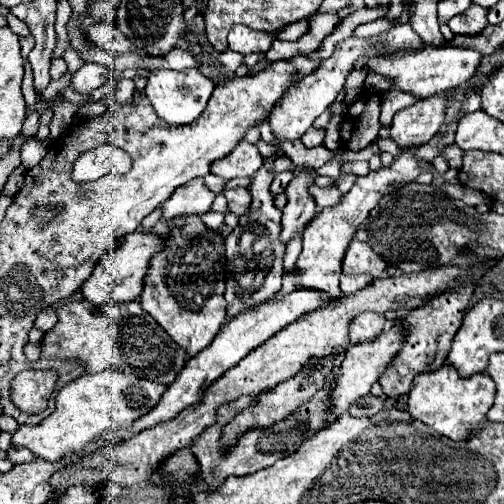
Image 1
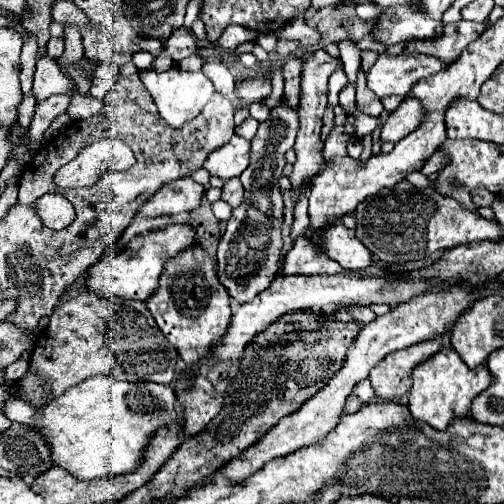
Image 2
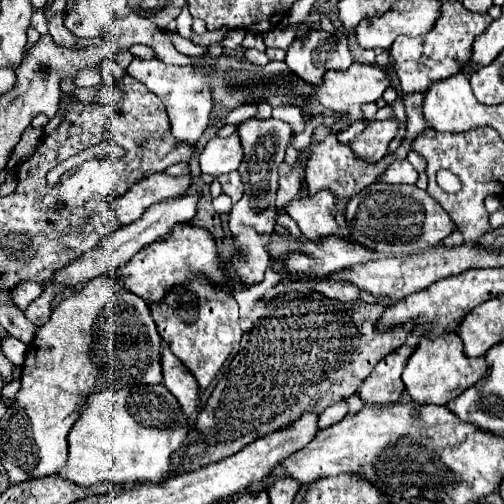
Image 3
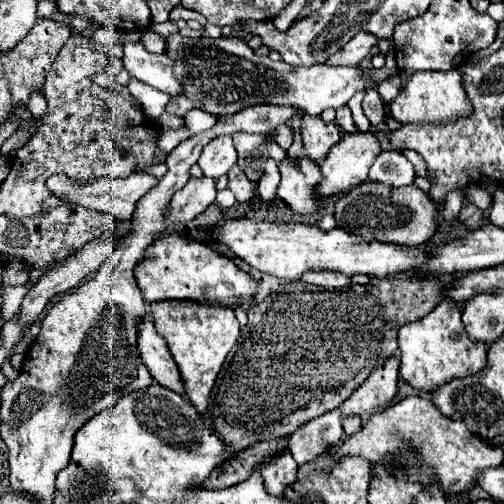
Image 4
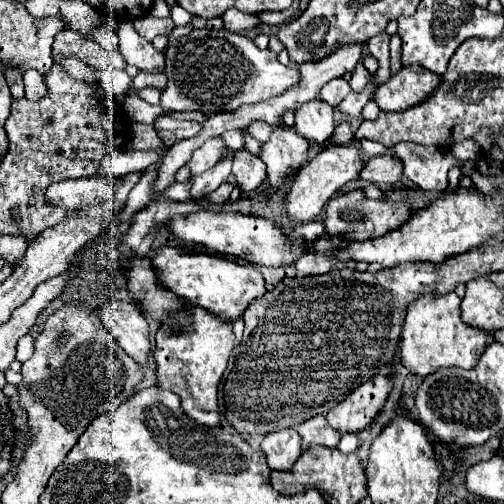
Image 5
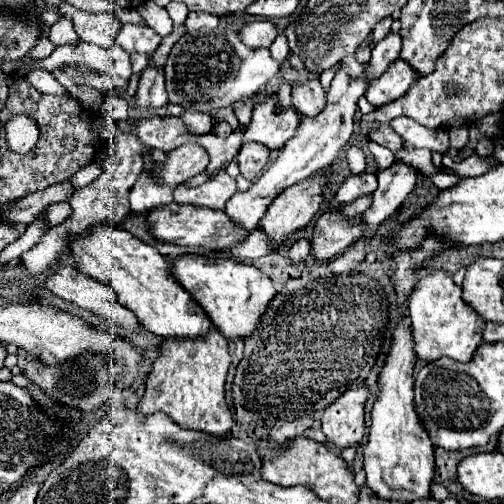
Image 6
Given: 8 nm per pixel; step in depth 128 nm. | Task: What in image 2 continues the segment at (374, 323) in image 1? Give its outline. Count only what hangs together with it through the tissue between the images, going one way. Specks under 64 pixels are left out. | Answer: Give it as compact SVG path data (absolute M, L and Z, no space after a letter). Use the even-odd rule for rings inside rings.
M340 306L336 312L336 320L340 322L356 322L360 328L370 324L376 318L376 314L368 306Z

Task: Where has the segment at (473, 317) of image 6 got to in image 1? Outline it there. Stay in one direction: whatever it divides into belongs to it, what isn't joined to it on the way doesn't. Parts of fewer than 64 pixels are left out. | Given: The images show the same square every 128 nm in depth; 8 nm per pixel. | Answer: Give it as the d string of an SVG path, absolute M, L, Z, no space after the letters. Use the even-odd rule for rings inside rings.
M446 362L436 372L418 374L408 396L408 412L412 418L428 424L450 440L468 440L486 422L486 412L494 404L496 384L488 374L476 374L460 378L456 370Z

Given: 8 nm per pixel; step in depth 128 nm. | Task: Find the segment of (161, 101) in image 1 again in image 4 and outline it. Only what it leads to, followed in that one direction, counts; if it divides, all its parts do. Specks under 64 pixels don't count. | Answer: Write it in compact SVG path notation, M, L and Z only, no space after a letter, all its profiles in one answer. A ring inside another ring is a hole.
M126 44L124 68L130 72L130 76L160 92L170 96L184 94L184 84L174 76L174 62L166 54L150 54L142 44ZM170 130L170 132L166 132L166 134L162 134L160 138L158 138L158 146L166 152L166 154L170 154L180 142L184 142L184 140L188 140L188 138L192 138L192 134L190 134L190 130Z

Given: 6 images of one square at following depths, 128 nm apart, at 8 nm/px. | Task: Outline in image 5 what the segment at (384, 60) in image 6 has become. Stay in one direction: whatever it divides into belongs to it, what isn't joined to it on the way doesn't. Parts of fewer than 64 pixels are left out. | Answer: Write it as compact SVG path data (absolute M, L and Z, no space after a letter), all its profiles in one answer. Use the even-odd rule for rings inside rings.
M368 82L366 90L364 90L362 94L354 94L354 92L350 92L350 94L338 104L338 108L336 108L338 112L342 112L342 114L348 117L354 133L364 120L362 116L362 108L364 108L366 102L372 98L372 90L374 90L374 86L372 86L372 82Z

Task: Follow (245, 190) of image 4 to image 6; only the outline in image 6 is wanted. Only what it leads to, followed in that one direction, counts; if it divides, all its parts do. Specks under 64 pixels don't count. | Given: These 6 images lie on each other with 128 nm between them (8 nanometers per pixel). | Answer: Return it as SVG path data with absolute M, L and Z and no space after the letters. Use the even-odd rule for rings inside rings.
M246 142L242 144L236 156L236 162L238 162L240 174L252 182L262 174L262 170L268 164L268 158L270 158L270 150L266 146L256 144L256 142Z

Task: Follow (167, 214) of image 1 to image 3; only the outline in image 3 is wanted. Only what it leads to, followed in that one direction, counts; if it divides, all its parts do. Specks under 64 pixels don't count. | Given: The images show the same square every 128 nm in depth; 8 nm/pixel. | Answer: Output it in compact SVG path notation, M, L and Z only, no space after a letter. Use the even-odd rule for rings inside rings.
M154 174L134 184L122 198L116 200L116 214L120 224L132 224L144 214L144 208L168 200L172 196L186 196L190 192L190 176L174 178L170 174Z

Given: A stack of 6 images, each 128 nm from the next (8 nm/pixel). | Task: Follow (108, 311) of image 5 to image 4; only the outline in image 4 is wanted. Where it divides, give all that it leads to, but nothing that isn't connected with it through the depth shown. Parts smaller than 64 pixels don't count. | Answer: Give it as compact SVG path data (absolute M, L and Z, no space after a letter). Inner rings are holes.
M144 320L138 324L138 350L144 364L148 366L148 370L152 372L158 384L162 384L164 388L170 388L176 394L186 396L184 384L180 380L180 370L176 368L176 362L172 360L168 344L156 332L150 320Z

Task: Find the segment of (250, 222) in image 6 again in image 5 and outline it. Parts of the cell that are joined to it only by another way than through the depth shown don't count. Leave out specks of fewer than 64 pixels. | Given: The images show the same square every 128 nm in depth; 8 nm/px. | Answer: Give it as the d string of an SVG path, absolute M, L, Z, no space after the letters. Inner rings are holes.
M336 124L332 144L350 144L352 140L354 140L354 134L350 130L350 124Z

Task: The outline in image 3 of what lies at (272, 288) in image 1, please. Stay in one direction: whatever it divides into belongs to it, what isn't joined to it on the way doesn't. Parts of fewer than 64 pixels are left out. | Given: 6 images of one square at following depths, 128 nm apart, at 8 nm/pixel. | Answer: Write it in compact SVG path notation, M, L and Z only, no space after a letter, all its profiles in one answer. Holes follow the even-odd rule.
M250 118L238 128L238 134L242 138L242 148L244 148L244 160L238 168L244 180L244 196L240 202L232 206L228 216L228 228L236 238L236 246L234 246L234 254L230 256L230 262L240 278L240 284L252 286L264 280L264 272L270 266L270 252L266 238L274 232L274 224L276 224L278 164L284 162L286 148L292 138L292 130L282 120Z

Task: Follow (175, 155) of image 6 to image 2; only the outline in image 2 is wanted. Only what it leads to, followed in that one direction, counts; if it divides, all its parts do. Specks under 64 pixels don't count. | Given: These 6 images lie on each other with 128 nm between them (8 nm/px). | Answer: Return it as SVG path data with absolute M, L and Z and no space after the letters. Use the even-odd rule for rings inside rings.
M232 136L228 144L224 144L222 148L218 148L208 156L204 168L212 176L228 180L240 176L244 168L248 168L248 160L250 160L250 140L242 136Z

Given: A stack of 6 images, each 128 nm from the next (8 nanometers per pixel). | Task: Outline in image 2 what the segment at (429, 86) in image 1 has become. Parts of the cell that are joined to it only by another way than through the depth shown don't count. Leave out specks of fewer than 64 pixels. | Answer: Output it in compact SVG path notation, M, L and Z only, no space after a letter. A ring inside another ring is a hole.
M410 52L396 56L380 54L372 70L368 72L368 88L380 98L388 94L408 94L418 80L428 78L444 70L446 66L448 64L436 60L434 56L420 56Z

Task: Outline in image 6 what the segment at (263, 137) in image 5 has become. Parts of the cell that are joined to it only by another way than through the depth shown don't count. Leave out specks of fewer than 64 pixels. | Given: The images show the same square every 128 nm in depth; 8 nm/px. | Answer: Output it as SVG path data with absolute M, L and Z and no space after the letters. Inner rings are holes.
M236 102L232 108L236 108L234 110L234 114L236 114L236 118L240 120L240 124L242 126L248 126L250 124L250 114L252 114L252 110L250 110L250 106L246 106L246 102Z

